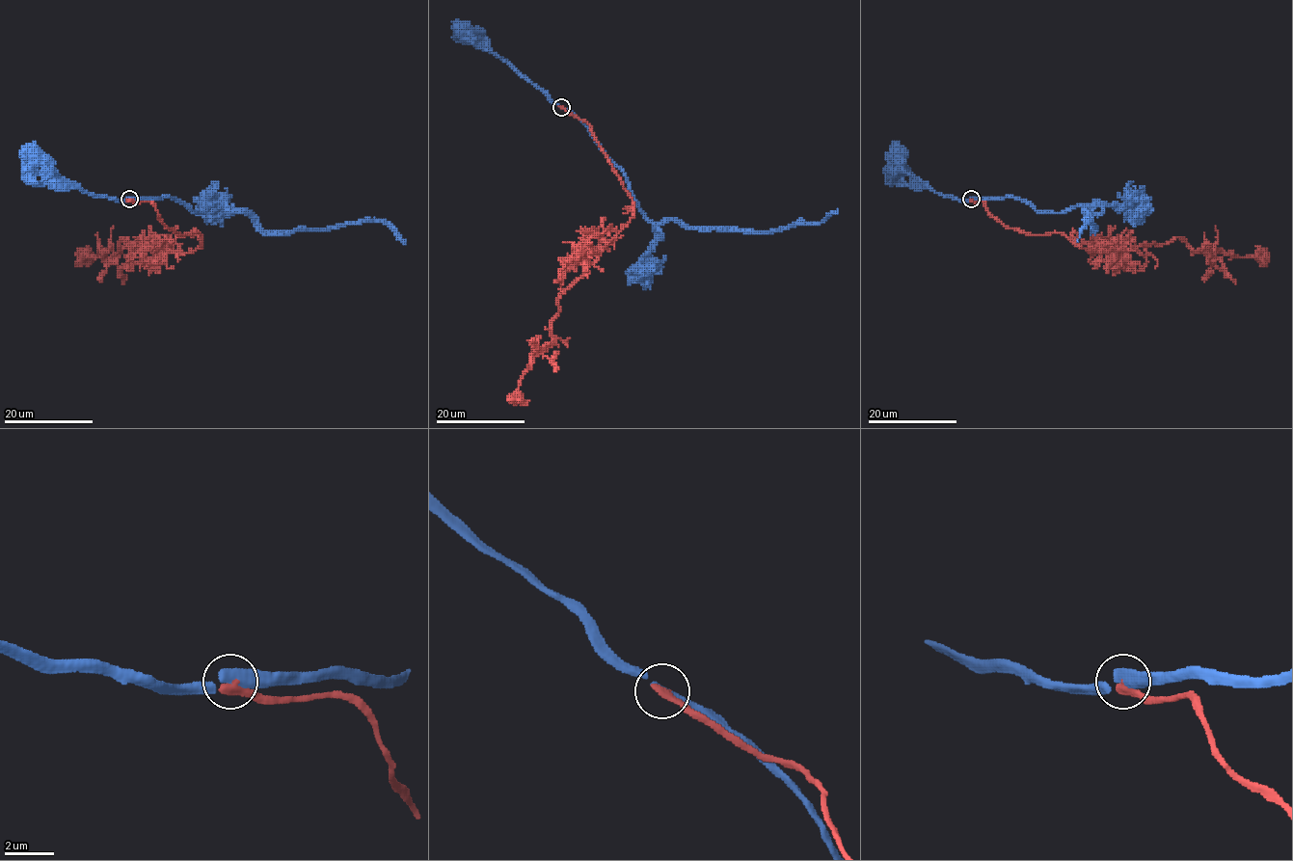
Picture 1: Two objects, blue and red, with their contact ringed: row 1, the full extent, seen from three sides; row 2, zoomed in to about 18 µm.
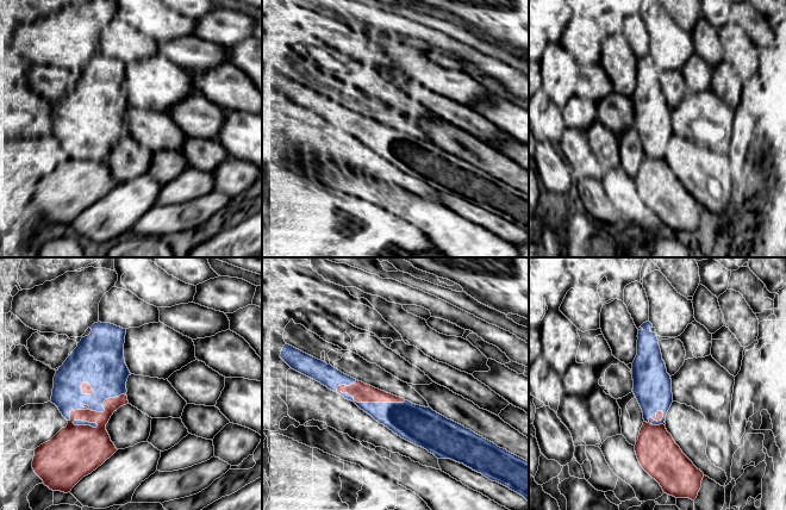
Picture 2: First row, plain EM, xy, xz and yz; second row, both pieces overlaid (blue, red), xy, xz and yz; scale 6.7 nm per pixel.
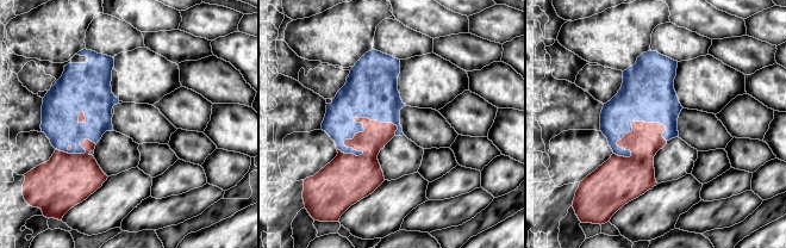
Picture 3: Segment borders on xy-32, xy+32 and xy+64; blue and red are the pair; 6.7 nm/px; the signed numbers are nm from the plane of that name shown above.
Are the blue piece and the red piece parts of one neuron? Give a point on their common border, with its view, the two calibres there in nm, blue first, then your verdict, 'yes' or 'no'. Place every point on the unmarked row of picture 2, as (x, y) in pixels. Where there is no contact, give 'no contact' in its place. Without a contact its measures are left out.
meets blue in xz at (369, 136); 220 nm thick on the blue side, 130 nm on the other; no

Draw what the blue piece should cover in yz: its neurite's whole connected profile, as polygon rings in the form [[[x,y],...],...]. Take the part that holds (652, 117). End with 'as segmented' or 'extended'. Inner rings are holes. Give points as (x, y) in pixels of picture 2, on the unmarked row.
[[[645,55],[640,61],[637,68],[637,88],[632,95],[632,125],[642,142],[644,155],[660,158],[665,156],[667,145],[673,136],[672,112],[662,93],[657,69],[650,64],[653,57]]]; as segmented

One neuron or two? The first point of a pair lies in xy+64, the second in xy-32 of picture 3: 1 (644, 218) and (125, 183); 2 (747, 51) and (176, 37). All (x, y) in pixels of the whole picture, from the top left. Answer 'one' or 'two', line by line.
1: one
2: one

